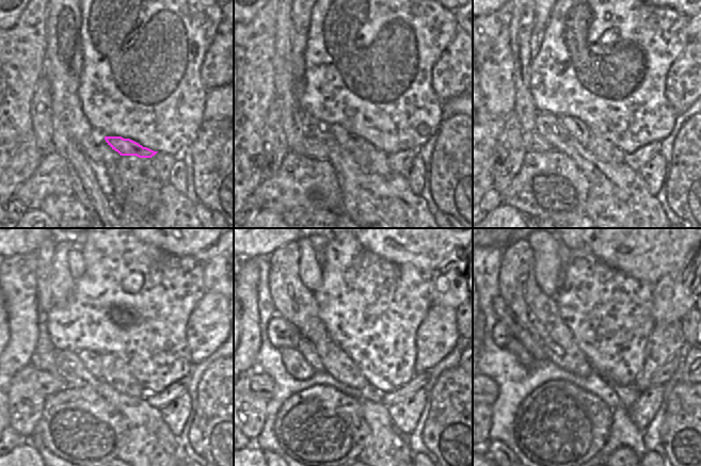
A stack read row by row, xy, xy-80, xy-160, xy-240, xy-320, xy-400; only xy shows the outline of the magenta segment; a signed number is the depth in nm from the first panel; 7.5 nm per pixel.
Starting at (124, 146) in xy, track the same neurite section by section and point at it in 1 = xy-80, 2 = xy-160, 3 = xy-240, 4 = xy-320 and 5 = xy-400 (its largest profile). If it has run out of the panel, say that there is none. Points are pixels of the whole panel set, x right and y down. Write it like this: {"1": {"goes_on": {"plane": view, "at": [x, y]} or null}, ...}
{"1": {"goes_on": {"plane": "xy-80", "at": [348, 140]}}, "2": {"goes_on": {"plane": "xy-160", "at": [578, 130]}}, "3": {"goes_on": {"plane": "xy-240", "at": [91, 359]}}, "4": {"goes_on": {"plane": "xy-320", "at": [305, 348]}}, "5": {"goes_on": {"plane": "xy-400", "at": [503, 312]}}}

